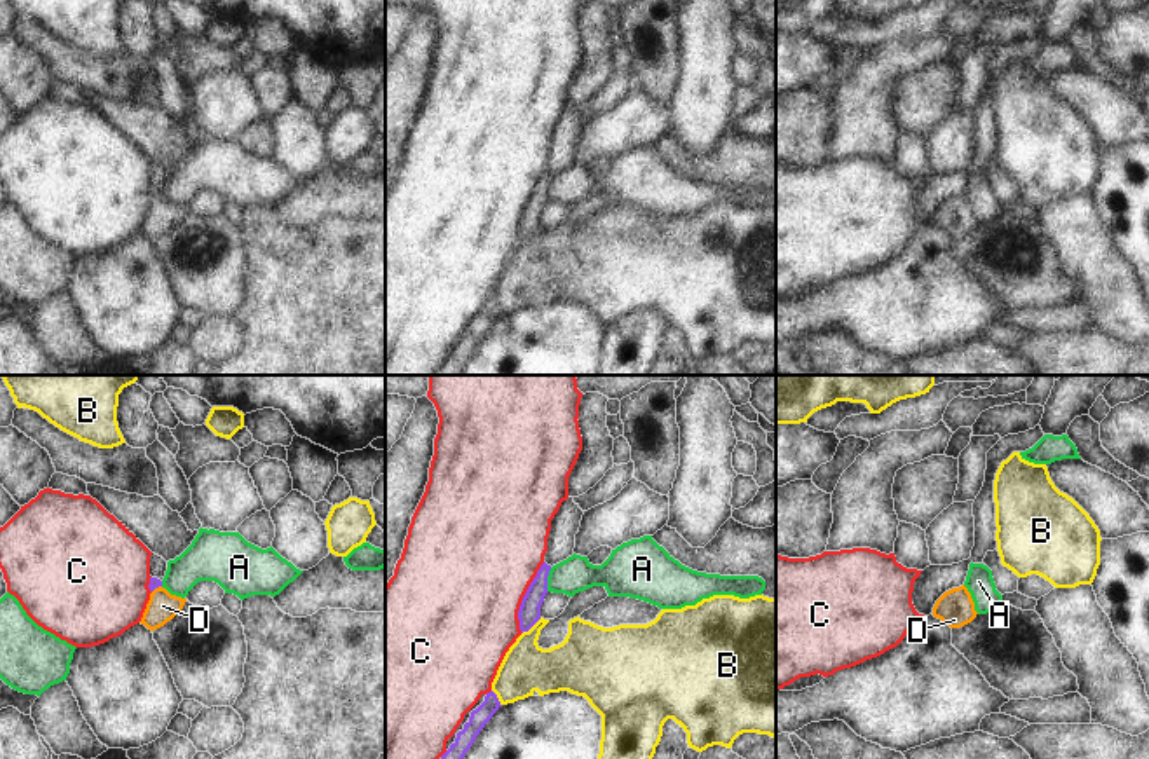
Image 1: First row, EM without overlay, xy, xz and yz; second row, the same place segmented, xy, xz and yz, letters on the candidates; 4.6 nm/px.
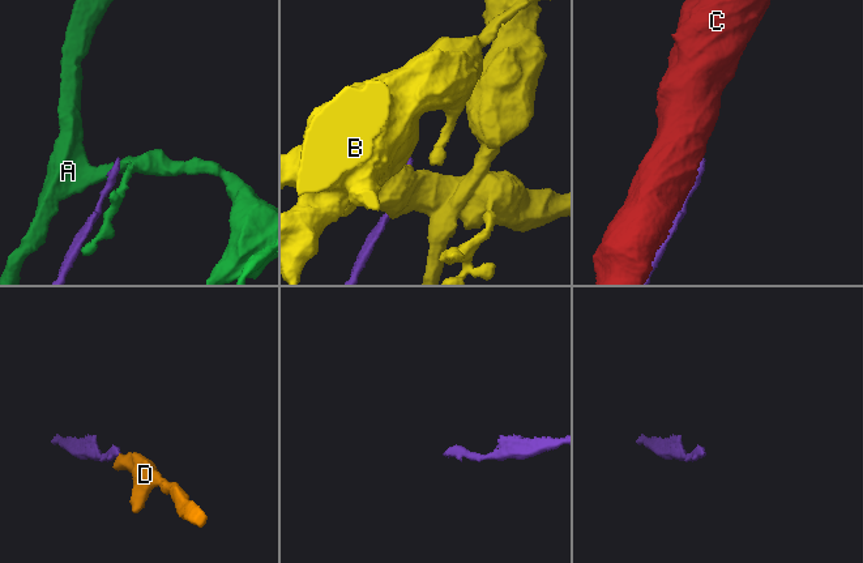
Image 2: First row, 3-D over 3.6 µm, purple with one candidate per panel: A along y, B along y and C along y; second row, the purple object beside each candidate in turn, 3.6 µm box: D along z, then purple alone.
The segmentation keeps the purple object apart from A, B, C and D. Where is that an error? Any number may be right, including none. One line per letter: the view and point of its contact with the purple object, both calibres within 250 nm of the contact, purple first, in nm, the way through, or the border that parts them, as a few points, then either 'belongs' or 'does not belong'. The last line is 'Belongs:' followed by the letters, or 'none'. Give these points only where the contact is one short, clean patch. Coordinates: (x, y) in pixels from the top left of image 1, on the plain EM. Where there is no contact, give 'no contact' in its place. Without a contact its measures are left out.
A: contact xz (546, 189); calibres 100 and 160 nm; border xz (551, 177), (546, 187), (546, 199); does not belong
B: contact xz (530, 236); calibres 100 and 220 nm; does not belong
C: contact xz (523, 206); calibres 100 and 500 nm; does not belong
D: contact xy (156, 196); calibres 50 and 140 nm; way xy (154, 192), (156, 196), (163, 215); belongs
Belongs: D

